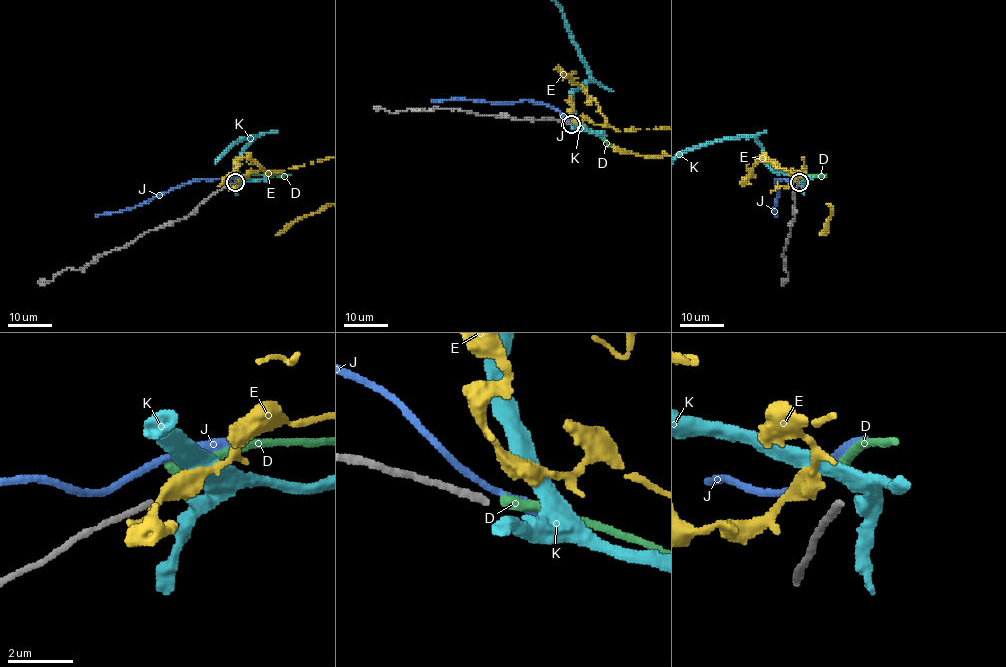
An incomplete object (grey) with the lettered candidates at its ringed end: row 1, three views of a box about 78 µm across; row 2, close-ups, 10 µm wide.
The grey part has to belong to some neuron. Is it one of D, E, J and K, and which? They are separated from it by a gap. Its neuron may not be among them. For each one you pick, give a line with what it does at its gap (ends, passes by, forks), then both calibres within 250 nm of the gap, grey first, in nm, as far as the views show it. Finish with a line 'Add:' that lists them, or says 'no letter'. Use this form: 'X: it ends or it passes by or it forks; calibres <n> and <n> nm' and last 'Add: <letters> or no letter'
Add: no letter

